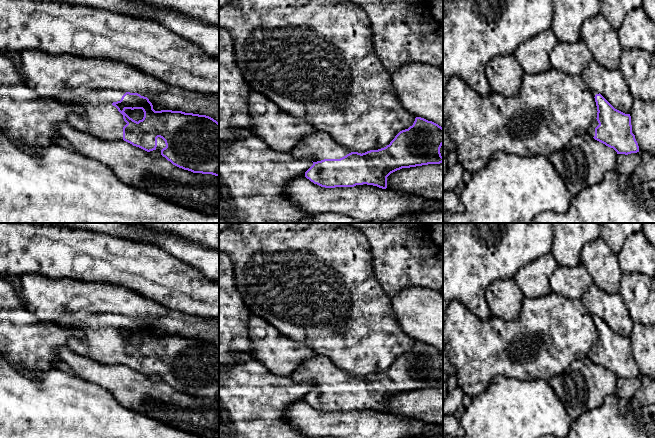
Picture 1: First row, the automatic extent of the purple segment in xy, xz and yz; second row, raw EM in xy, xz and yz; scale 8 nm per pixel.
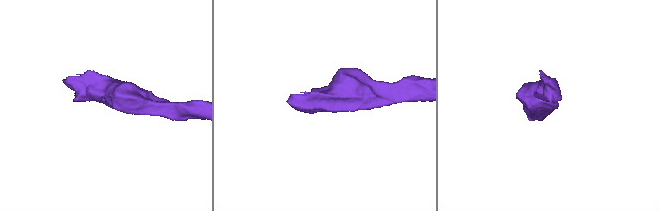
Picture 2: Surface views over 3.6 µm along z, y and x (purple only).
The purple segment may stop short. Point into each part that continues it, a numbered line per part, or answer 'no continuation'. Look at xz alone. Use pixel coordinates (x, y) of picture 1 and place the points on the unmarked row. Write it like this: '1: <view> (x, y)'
1: xz (318, 369)

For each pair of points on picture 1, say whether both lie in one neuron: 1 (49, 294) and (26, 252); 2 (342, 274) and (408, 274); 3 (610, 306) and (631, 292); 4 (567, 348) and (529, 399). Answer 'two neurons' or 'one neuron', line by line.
1: two neurons
2: two neurons
3: two neurons
4: two neurons

